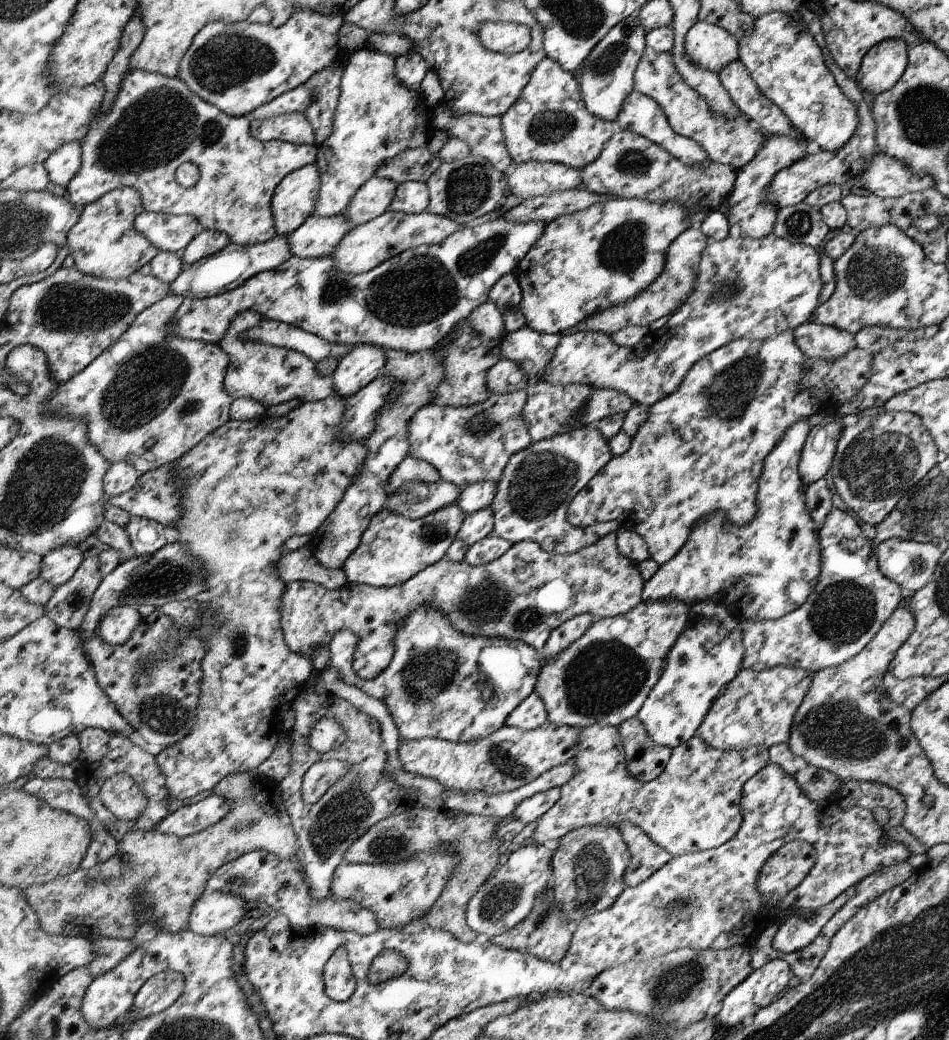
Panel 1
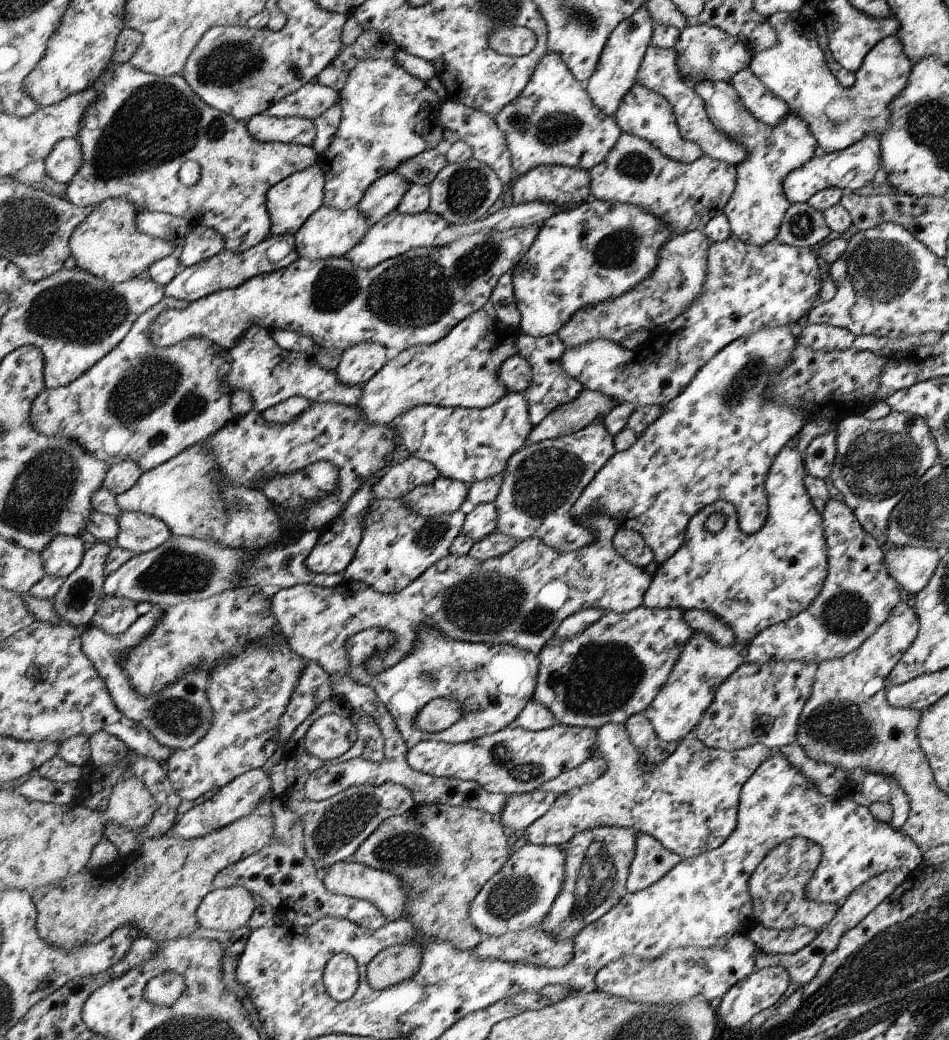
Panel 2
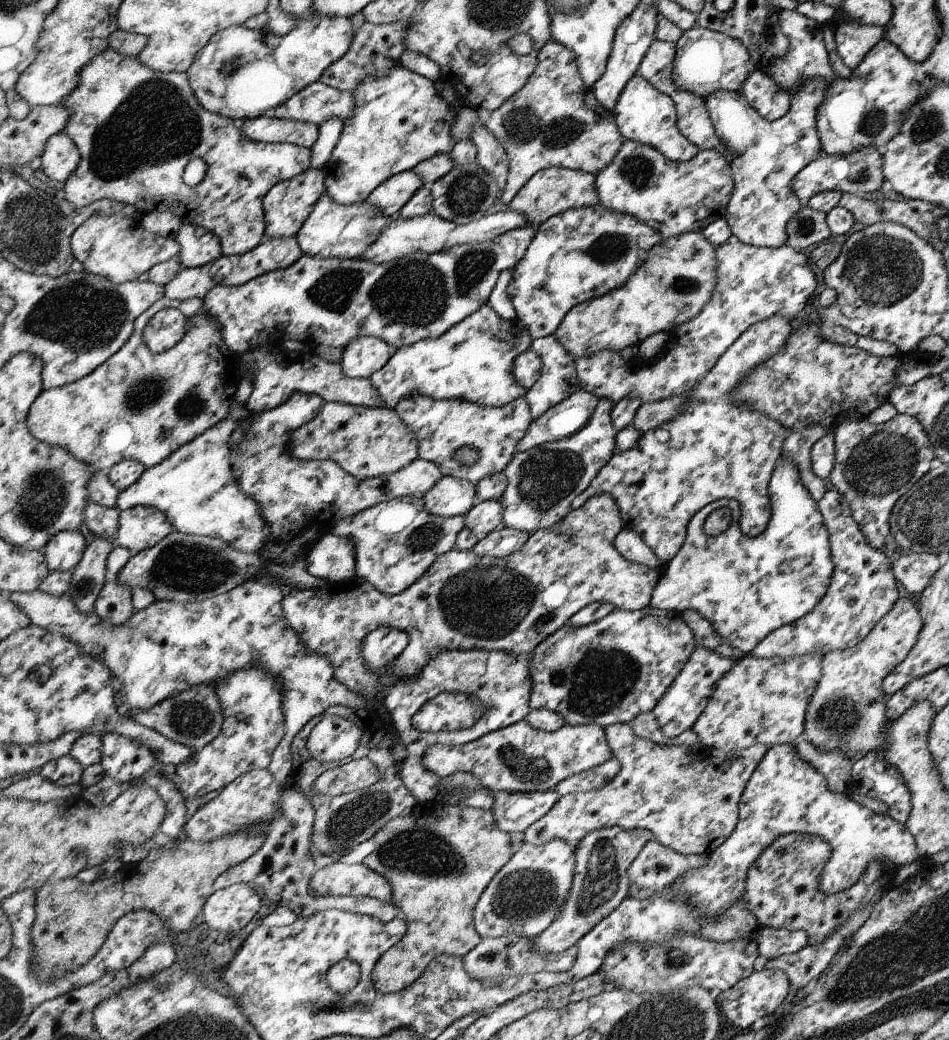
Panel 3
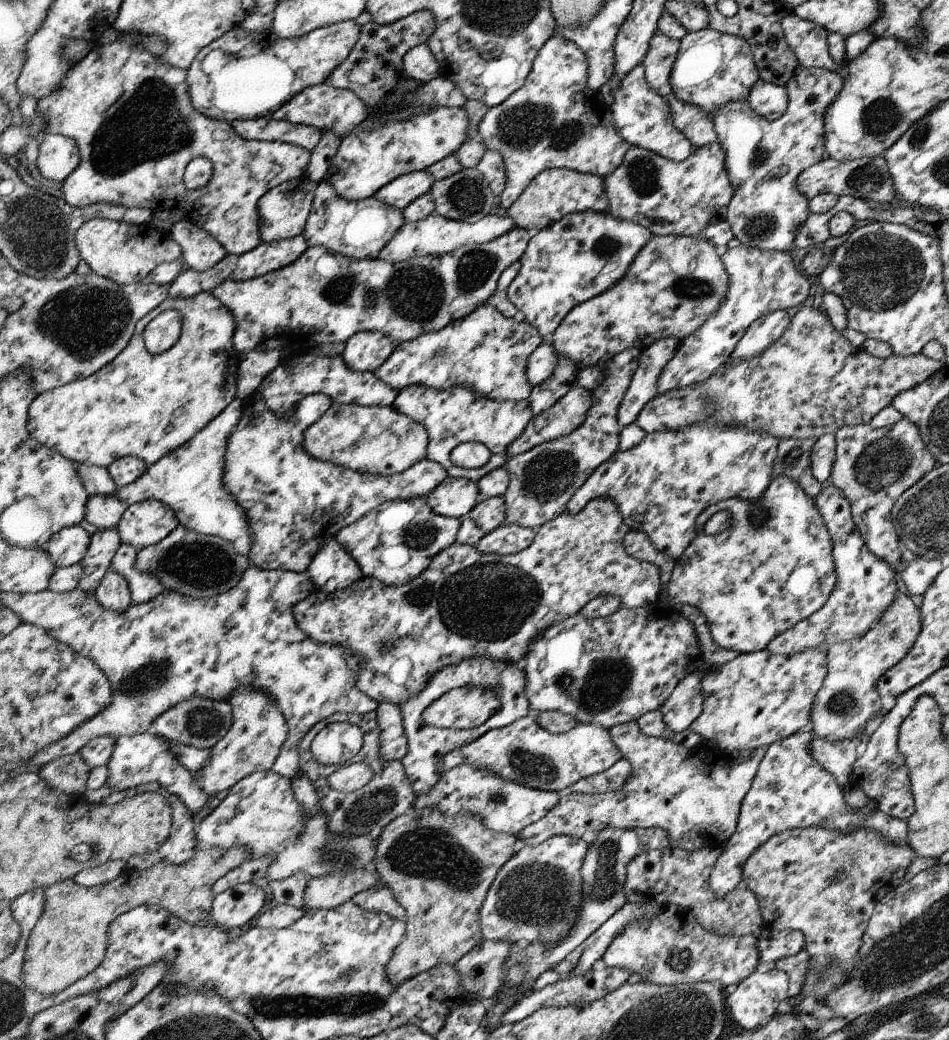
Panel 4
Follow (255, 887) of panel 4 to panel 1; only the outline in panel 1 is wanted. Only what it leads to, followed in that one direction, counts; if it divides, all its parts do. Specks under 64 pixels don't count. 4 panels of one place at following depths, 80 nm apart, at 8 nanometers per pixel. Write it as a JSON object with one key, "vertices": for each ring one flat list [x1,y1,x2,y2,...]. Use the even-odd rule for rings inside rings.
{"vertices":[[224,891,204,892,194,905,191,928,197,935,220,935,234,928,246,914,240,895]]}

